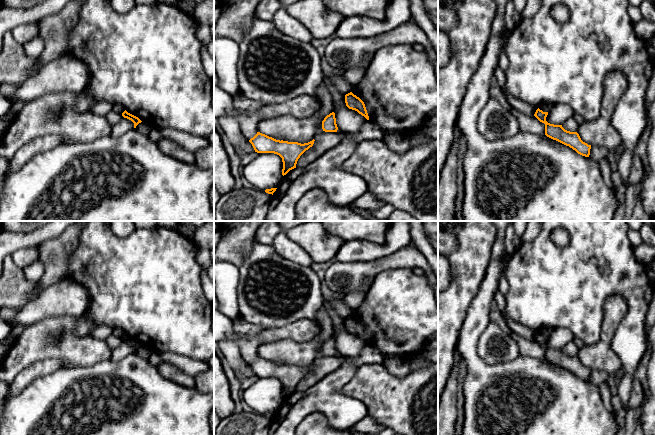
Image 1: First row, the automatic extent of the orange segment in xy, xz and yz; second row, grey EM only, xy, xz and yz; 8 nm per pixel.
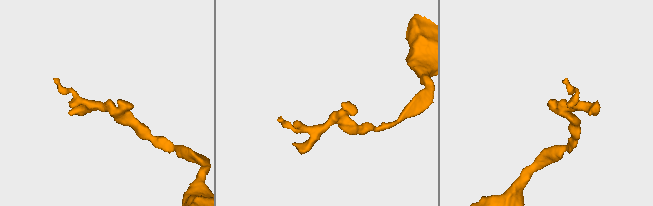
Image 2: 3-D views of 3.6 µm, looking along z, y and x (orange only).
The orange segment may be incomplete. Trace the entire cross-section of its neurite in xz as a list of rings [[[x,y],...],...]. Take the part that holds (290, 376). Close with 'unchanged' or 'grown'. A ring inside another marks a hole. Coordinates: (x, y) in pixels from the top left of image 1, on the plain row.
[[[257,358],[249,364],[255,376],[257,377],[274,377],[282,382],[283,393],[282,399],[286,399],[290,394],[296,392],[300,380],[314,368],[314,363],[308,367],[288,366],[276,364],[265,358]]]; unchanged

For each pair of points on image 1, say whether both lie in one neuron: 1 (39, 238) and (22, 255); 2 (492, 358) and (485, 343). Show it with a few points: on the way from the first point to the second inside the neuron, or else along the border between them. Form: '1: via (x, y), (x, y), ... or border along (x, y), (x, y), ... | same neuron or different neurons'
1: border along (37, 246), (22, 247), (10, 253) | different neurons
2: via (492, 354), (492, 350), (489, 347) | same neuron

